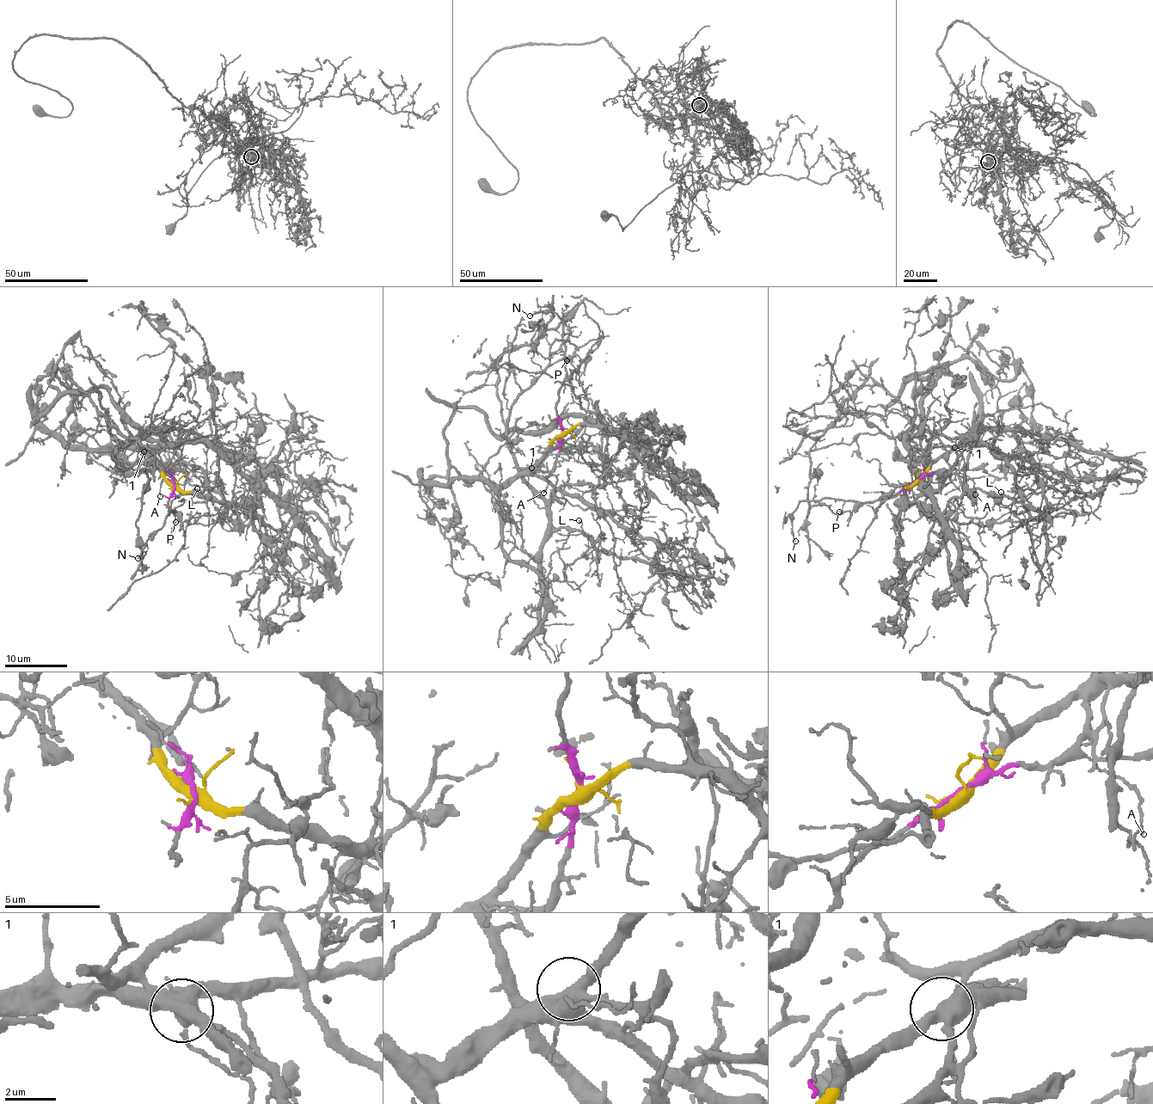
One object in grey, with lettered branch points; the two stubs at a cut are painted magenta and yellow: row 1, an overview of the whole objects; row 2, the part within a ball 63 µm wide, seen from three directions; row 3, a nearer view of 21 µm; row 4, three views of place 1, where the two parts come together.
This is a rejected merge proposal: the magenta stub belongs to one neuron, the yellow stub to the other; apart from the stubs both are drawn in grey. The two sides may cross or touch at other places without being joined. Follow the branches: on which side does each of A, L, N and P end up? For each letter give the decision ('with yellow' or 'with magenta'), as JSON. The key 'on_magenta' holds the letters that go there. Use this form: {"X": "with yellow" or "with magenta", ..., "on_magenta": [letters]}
{"A": "with magenta", "L": "with yellow", "N": "with magenta", "P": "with magenta", "on_magenta": ["A", "N", "P"]}

